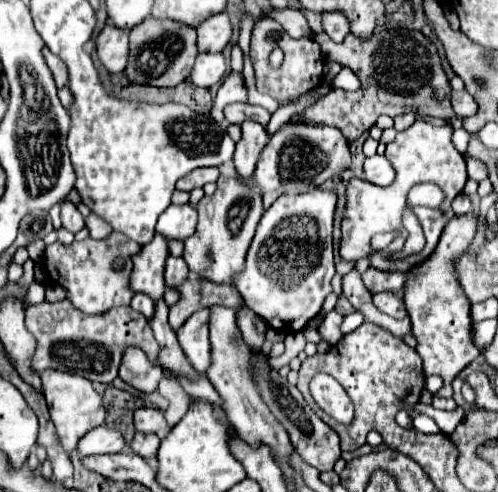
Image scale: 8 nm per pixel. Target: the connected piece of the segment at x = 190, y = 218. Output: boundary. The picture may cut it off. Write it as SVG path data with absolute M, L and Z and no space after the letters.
M170 205L156 223L156 233L164 235L166 239L180 239L184 241L196 231L196 209L192 205Z

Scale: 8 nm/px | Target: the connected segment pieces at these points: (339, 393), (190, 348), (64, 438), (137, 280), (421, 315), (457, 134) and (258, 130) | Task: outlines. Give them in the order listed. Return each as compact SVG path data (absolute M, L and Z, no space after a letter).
M314 375L310 381L310 395L316 401L316 405L338 423L349 425L352 422L354 405L344 387L340 387L330 375Z
M208 309L196 311L188 321L176 331L178 343L198 373L206 373L210 359L210 341L208 341Z
M46 369L46 371L40 373L40 379L42 379L42 393L46 397L50 417L56 425L56 433L60 437L60 443L62 443L64 451L72 453L76 449L76 443L78 443L80 435L86 435L88 431L104 425L106 409L104 409L102 397L94 391L94 387L88 379L80 379L72 373Z
M154 235L150 243L142 245L142 249L132 255L134 269L130 283L136 293L146 293L152 299L160 299L164 295L164 265L168 255L168 241L160 235Z
M472 213L454 215L452 221L444 227L434 253L408 269L406 275L404 303L412 321L412 333L418 339L416 351L424 361L424 375L440 375L444 379L443 387L434 394L437 397L452 398L454 377L480 355L472 341L470 301L458 281L456 271L456 259L470 245L477 225L477 216Z
M454 125L452 143L454 143L454 147L456 147L460 153L464 153L464 151L466 151L466 147L468 147L468 139L470 139L470 135L468 135L460 125Z
M244 121L240 127L242 127L242 139L236 143L234 165L236 165L236 171L240 177L252 177L260 151L268 143L270 135L256 121Z

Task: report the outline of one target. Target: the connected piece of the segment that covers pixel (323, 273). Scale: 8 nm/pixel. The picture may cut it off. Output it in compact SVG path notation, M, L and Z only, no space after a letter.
M312 189L306 193L290 193L278 197L262 215L252 245L246 255L244 269L234 275L232 285L242 295L244 303L260 315L276 331L302 331L306 323L322 309L324 299L332 291L334 255L332 255L332 219L334 219L336 195L328 189Z

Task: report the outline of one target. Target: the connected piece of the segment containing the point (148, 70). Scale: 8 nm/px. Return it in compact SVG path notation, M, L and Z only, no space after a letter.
M148 17L136 27L132 27L128 37L130 37L130 57L124 73L132 83L152 85L152 87L176 87L190 75L194 59L198 55L196 31L192 27L178 21L168 21L168 19L160 21Z

